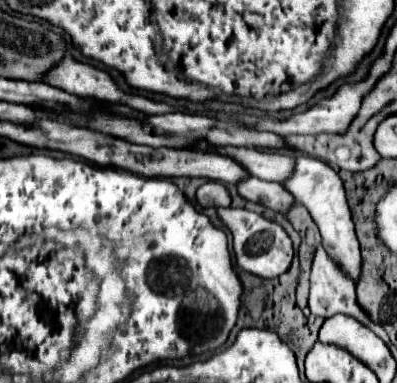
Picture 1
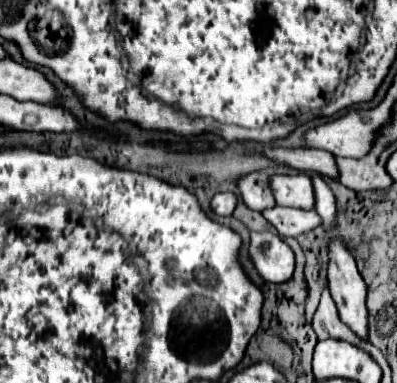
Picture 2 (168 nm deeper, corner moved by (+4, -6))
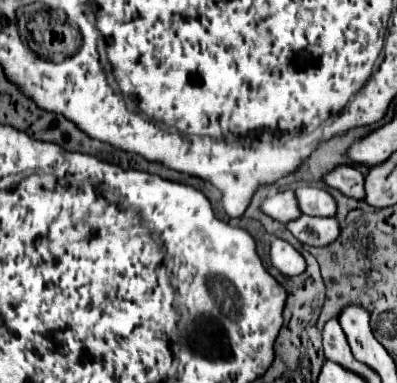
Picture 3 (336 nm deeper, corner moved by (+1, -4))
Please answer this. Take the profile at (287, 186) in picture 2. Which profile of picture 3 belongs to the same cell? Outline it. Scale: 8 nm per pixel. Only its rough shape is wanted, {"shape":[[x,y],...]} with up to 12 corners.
{"shape":[[296,188],[304,214],[334,216],[336,202],[328,190]]}

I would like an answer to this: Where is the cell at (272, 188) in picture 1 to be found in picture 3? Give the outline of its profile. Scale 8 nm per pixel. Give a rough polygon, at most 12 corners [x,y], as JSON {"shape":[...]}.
{"shape":[[302,214],[286,228],[302,244],[330,244],[336,218]]}

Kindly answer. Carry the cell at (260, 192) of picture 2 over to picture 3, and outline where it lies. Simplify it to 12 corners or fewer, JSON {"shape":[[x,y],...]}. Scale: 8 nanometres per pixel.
{"shape":[[292,190],[266,196],[260,210],[278,222],[300,212]]}

